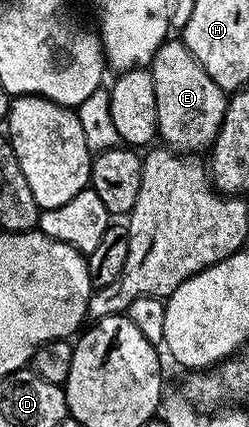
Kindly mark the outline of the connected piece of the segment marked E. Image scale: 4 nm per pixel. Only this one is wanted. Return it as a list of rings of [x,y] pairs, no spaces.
[[[168,38],[161,45],[149,71],[153,78],[153,91],[157,93],[158,139],[180,154],[206,153],[223,125],[228,93],[217,86],[209,74],[205,74],[205,66],[193,58],[179,38]]]

